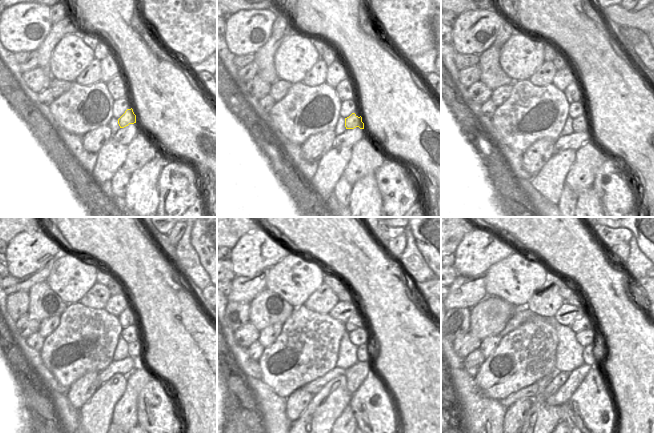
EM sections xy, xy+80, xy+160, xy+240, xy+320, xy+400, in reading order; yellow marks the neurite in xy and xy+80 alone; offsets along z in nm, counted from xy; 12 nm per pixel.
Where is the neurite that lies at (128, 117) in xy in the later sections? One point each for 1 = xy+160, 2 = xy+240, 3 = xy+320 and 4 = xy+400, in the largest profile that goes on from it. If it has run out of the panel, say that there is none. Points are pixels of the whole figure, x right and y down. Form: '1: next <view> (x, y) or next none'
1: next xy+160 (580, 124)
2: next xy+240 (134, 348)
3: next xy+320 (363, 355)
4: next xy+400 (594, 354)

